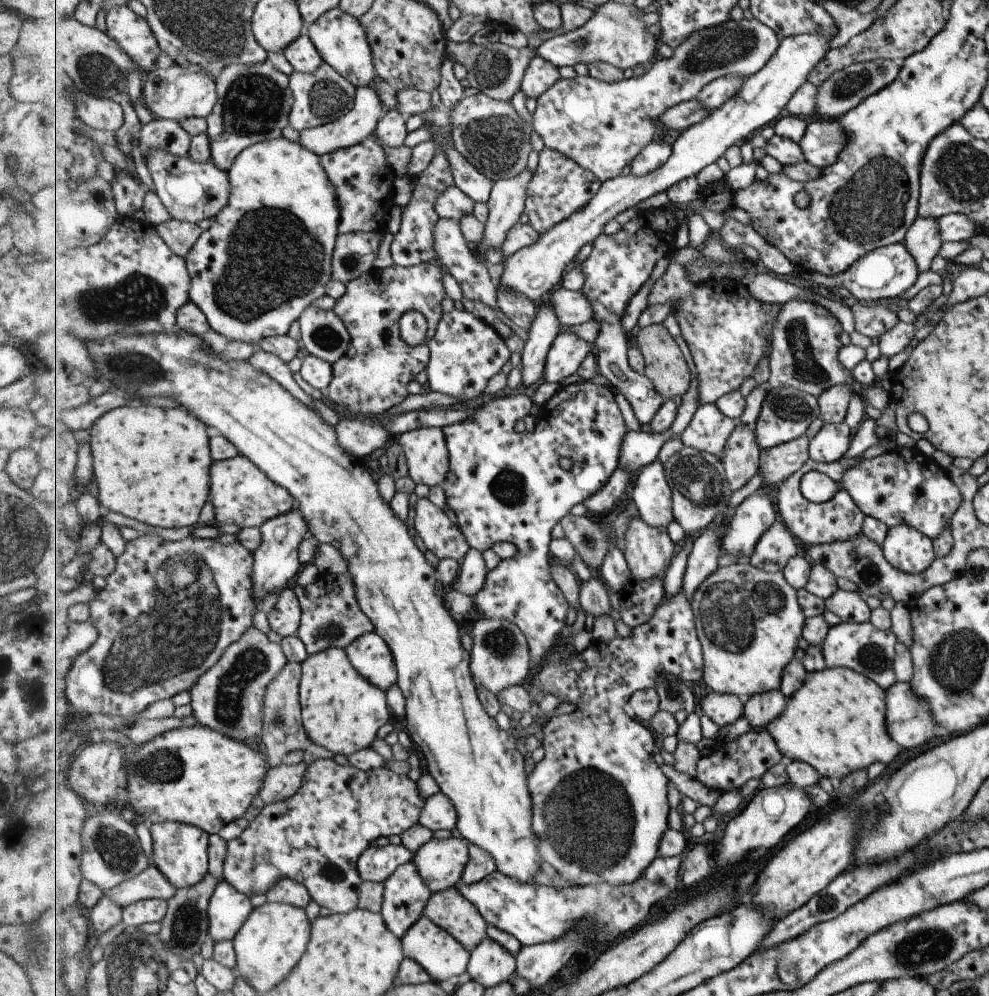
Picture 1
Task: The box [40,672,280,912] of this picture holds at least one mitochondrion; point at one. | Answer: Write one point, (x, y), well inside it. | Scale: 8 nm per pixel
(117, 850)

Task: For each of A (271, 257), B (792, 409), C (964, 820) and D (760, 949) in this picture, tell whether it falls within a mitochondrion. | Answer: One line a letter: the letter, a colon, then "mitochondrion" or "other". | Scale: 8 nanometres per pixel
A: mitochondrion
B: mitochondrion
C: other
D: other

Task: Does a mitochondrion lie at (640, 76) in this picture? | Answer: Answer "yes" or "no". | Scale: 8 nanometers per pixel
no

